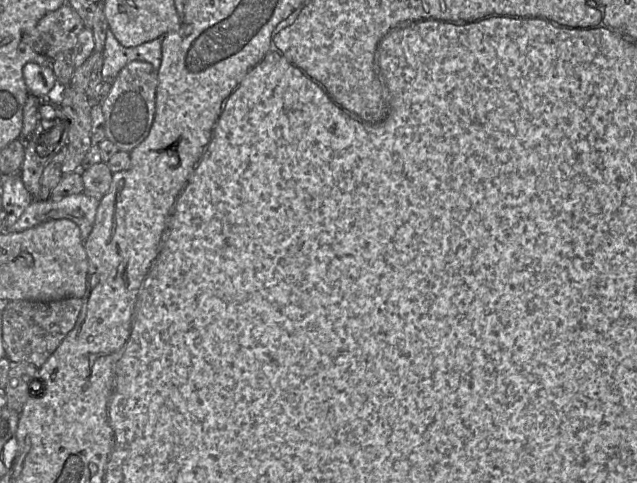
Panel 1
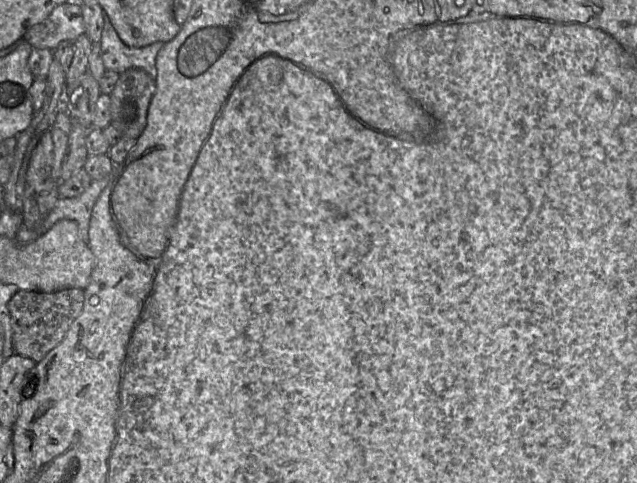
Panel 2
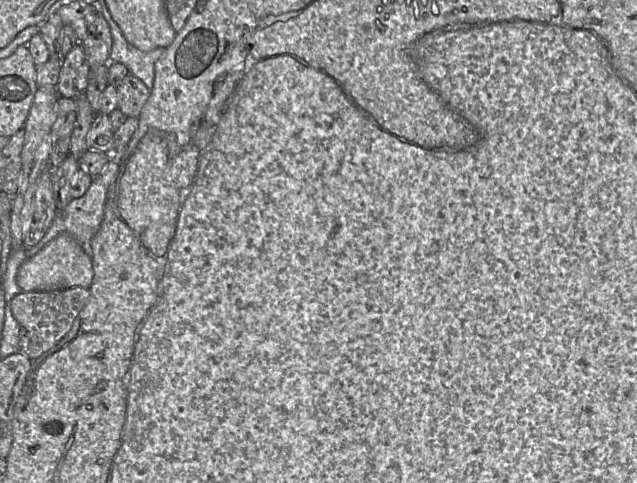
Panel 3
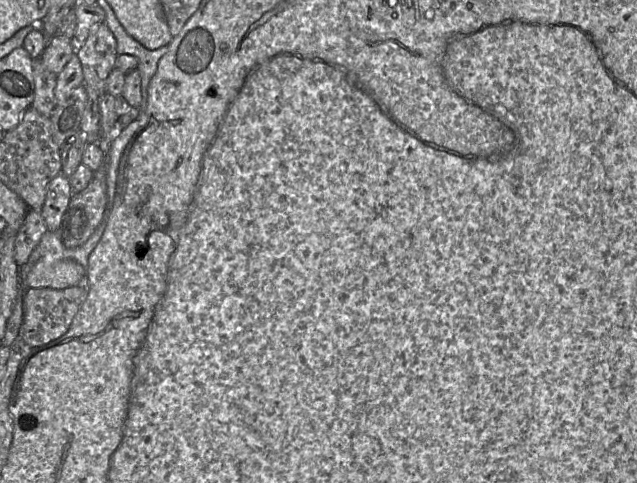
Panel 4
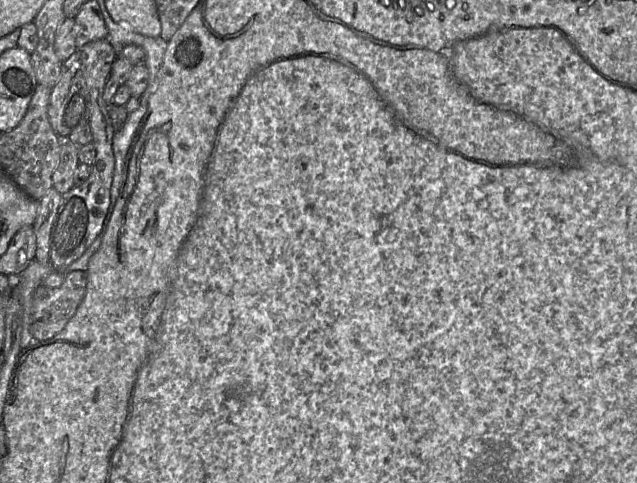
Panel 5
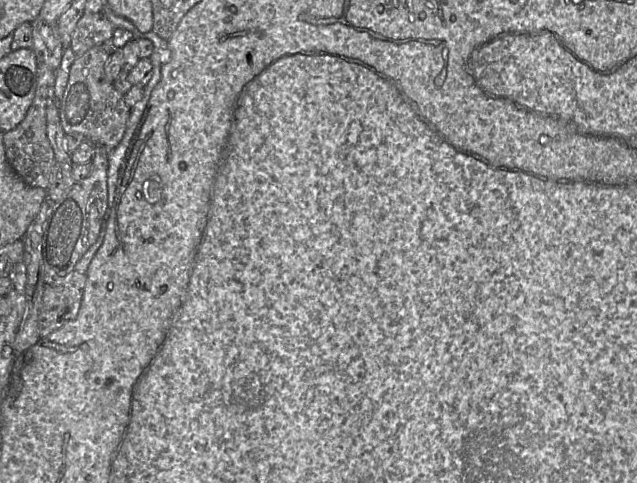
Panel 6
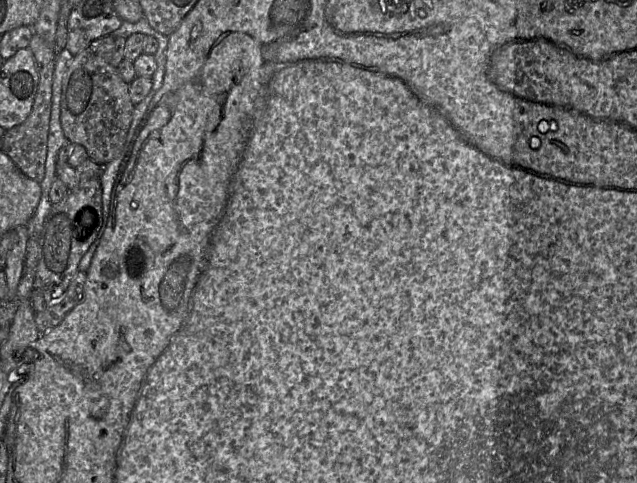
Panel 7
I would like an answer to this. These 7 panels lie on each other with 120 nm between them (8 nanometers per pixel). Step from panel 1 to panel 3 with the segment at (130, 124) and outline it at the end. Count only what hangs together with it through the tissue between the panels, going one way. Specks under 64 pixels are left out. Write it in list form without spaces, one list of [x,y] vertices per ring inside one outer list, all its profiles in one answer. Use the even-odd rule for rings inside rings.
[[[128,73],[117,86],[118,108],[126,117],[138,118],[150,92],[143,81]]]

